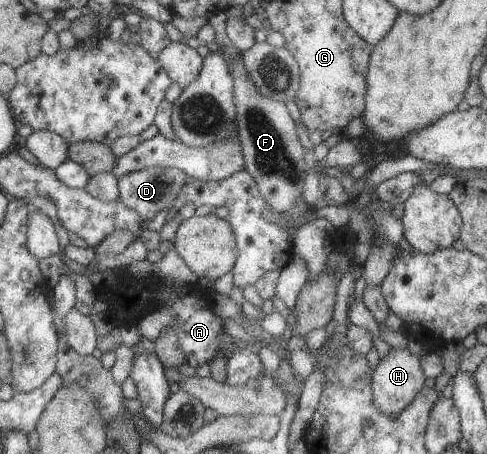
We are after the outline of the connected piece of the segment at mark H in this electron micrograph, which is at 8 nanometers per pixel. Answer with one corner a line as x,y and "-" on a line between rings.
392,347
381,359
371,374
371,393
374,406
384,414
396,416
414,400
423,387
425,376
420,356
412,354
407,347

